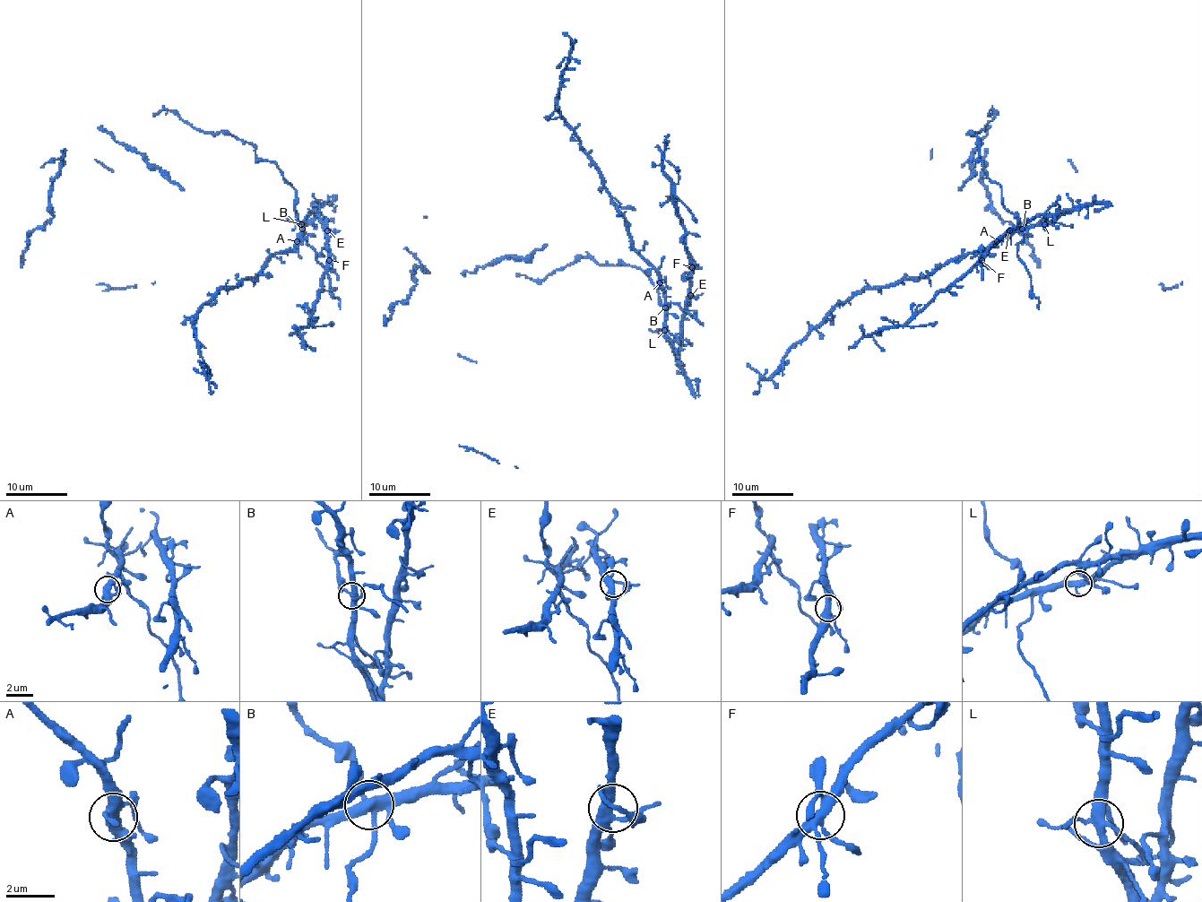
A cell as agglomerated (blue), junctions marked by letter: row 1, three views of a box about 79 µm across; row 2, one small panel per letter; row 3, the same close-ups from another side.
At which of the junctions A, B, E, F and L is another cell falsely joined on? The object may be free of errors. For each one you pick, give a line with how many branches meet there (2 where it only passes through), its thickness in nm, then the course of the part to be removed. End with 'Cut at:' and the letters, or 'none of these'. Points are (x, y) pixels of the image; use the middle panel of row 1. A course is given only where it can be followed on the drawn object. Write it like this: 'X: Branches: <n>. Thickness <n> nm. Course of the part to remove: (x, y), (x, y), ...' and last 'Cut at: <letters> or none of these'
B: Branches: 5. Thickness 380 nm
Cut at: B

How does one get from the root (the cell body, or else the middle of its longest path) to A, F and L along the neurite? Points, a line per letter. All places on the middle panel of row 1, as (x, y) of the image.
A: (618, 265), (635, 265), (644, 272), (658, 287), (658, 299), (664, 306), (664, 287), (660, 282)
F: (618, 265), (638, 267), (658, 287), (658, 299), (666, 308), (666, 329), (673, 335), (681, 330), (692, 267)
L: (618, 265), (638, 267), (658, 287), (658, 299), (666, 308), (664, 330)

